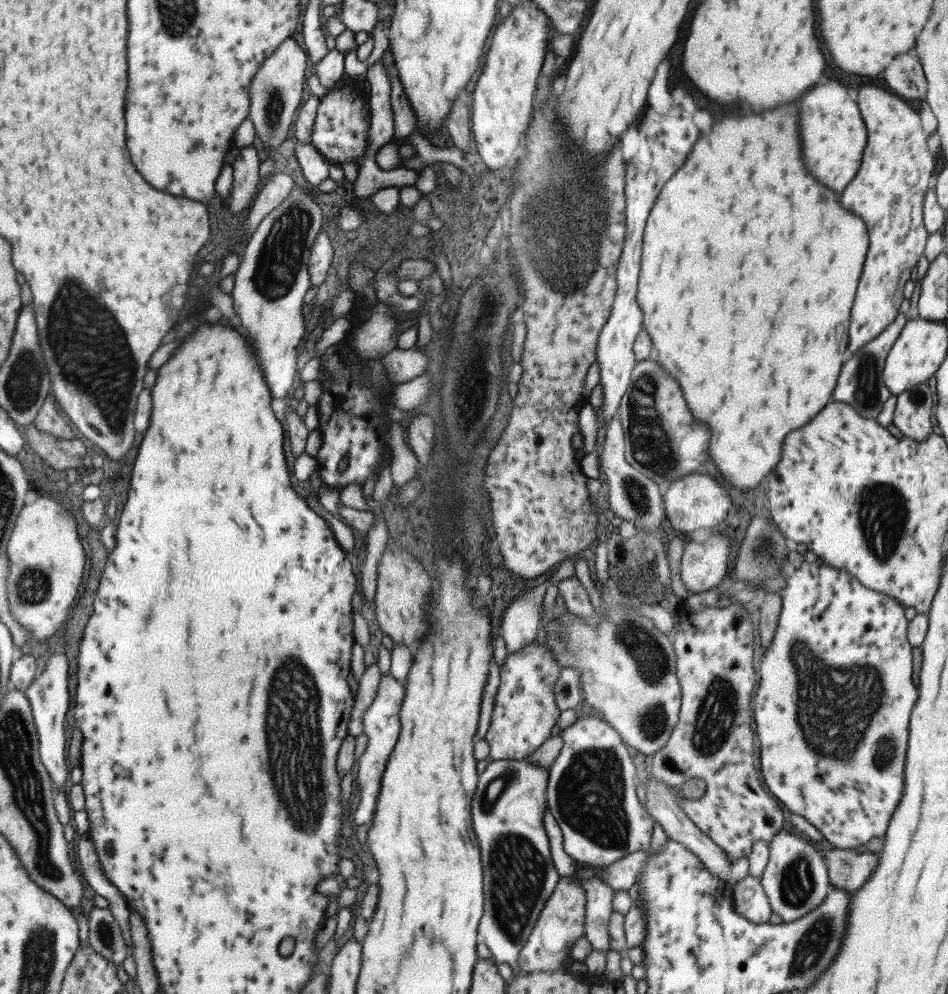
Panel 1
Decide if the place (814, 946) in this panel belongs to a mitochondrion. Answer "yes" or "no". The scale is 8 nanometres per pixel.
yes

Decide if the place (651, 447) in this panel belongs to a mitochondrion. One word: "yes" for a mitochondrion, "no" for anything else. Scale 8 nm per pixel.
yes

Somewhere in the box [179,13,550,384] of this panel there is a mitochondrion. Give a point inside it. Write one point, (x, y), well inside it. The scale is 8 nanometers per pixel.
(280, 256)

